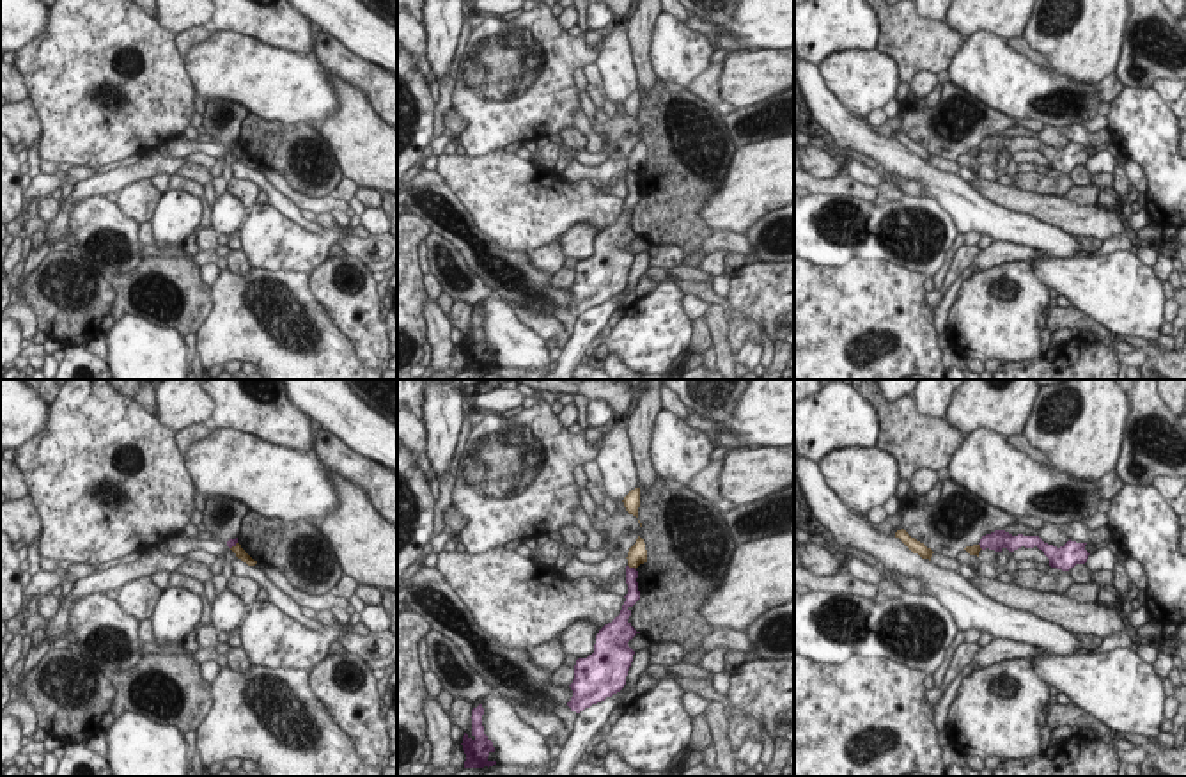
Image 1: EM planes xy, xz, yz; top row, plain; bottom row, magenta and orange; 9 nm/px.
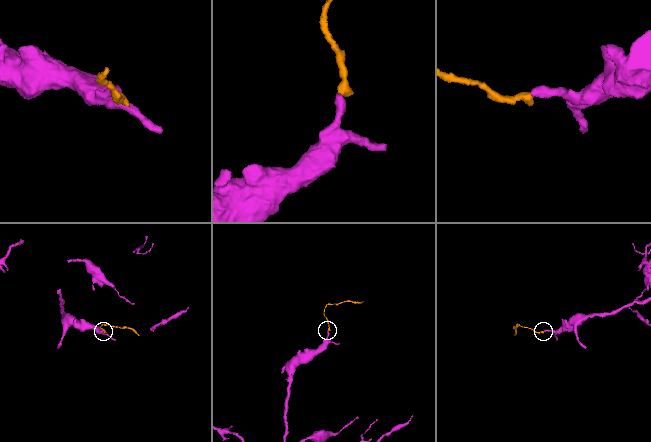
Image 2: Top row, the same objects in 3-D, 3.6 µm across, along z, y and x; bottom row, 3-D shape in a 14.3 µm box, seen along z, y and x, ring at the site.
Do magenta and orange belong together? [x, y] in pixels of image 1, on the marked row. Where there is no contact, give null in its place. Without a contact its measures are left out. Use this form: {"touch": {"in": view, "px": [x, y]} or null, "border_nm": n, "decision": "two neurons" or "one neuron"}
{"touch": {"in": "xz", "px": [632, 568]}, "border_nm": 100, "decision": "two neurons"}

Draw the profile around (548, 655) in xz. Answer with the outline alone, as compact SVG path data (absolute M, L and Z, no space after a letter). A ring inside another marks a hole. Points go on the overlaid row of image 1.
M560 639L530 648L528 653L535 667L546 669L550 672L555 672L564 663L566 656Z

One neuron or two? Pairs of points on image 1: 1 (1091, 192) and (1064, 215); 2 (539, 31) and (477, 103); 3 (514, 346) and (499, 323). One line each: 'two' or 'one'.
1: two
2: one
3: one

